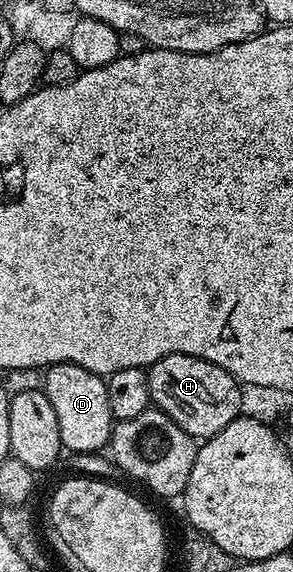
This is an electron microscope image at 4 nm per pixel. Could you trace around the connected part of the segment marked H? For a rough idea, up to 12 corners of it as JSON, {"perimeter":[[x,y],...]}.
{"perimeter":[[188,354],[148,369],[150,399],[195,438],[241,413],[243,385]]}

